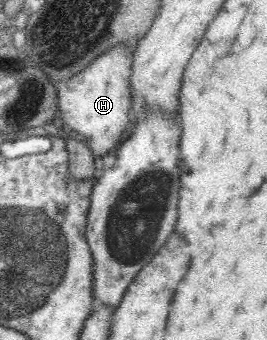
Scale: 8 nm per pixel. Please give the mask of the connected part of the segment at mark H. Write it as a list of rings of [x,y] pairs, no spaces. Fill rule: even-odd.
[[[125,44],[114,47],[91,67],[55,85],[58,107],[66,127],[85,136],[96,156],[105,157],[109,149],[127,134],[125,127],[133,109],[133,57],[134,53]]]

